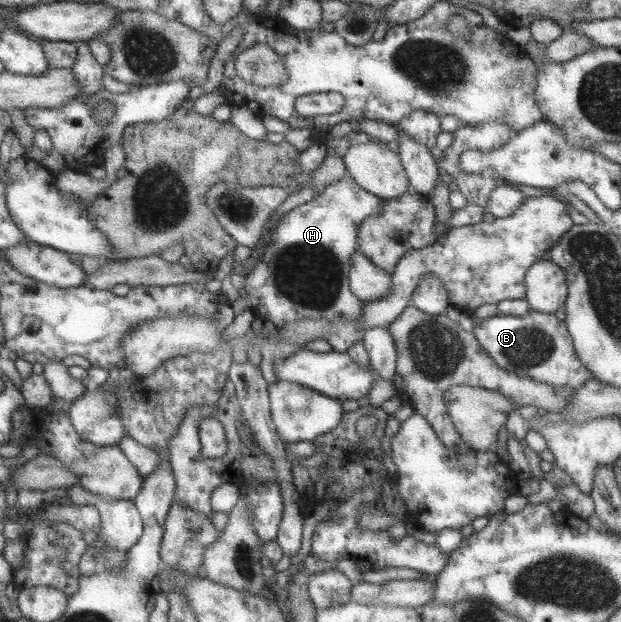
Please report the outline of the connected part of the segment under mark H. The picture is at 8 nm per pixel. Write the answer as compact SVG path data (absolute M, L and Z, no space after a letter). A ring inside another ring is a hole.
M348 174L341 179L326 185L311 201L307 201L283 214L273 229L269 243L255 267L245 275L244 290L249 307L261 321L270 321L277 329L306 319L323 319L330 325L322 335L329 343L332 352L344 353L353 342L361 342L364 331L356 326L356 321L363 311L363 303L348 287L349 260L356 245L354 228L365 217L382 210L387 199L381 199L361 189Z

